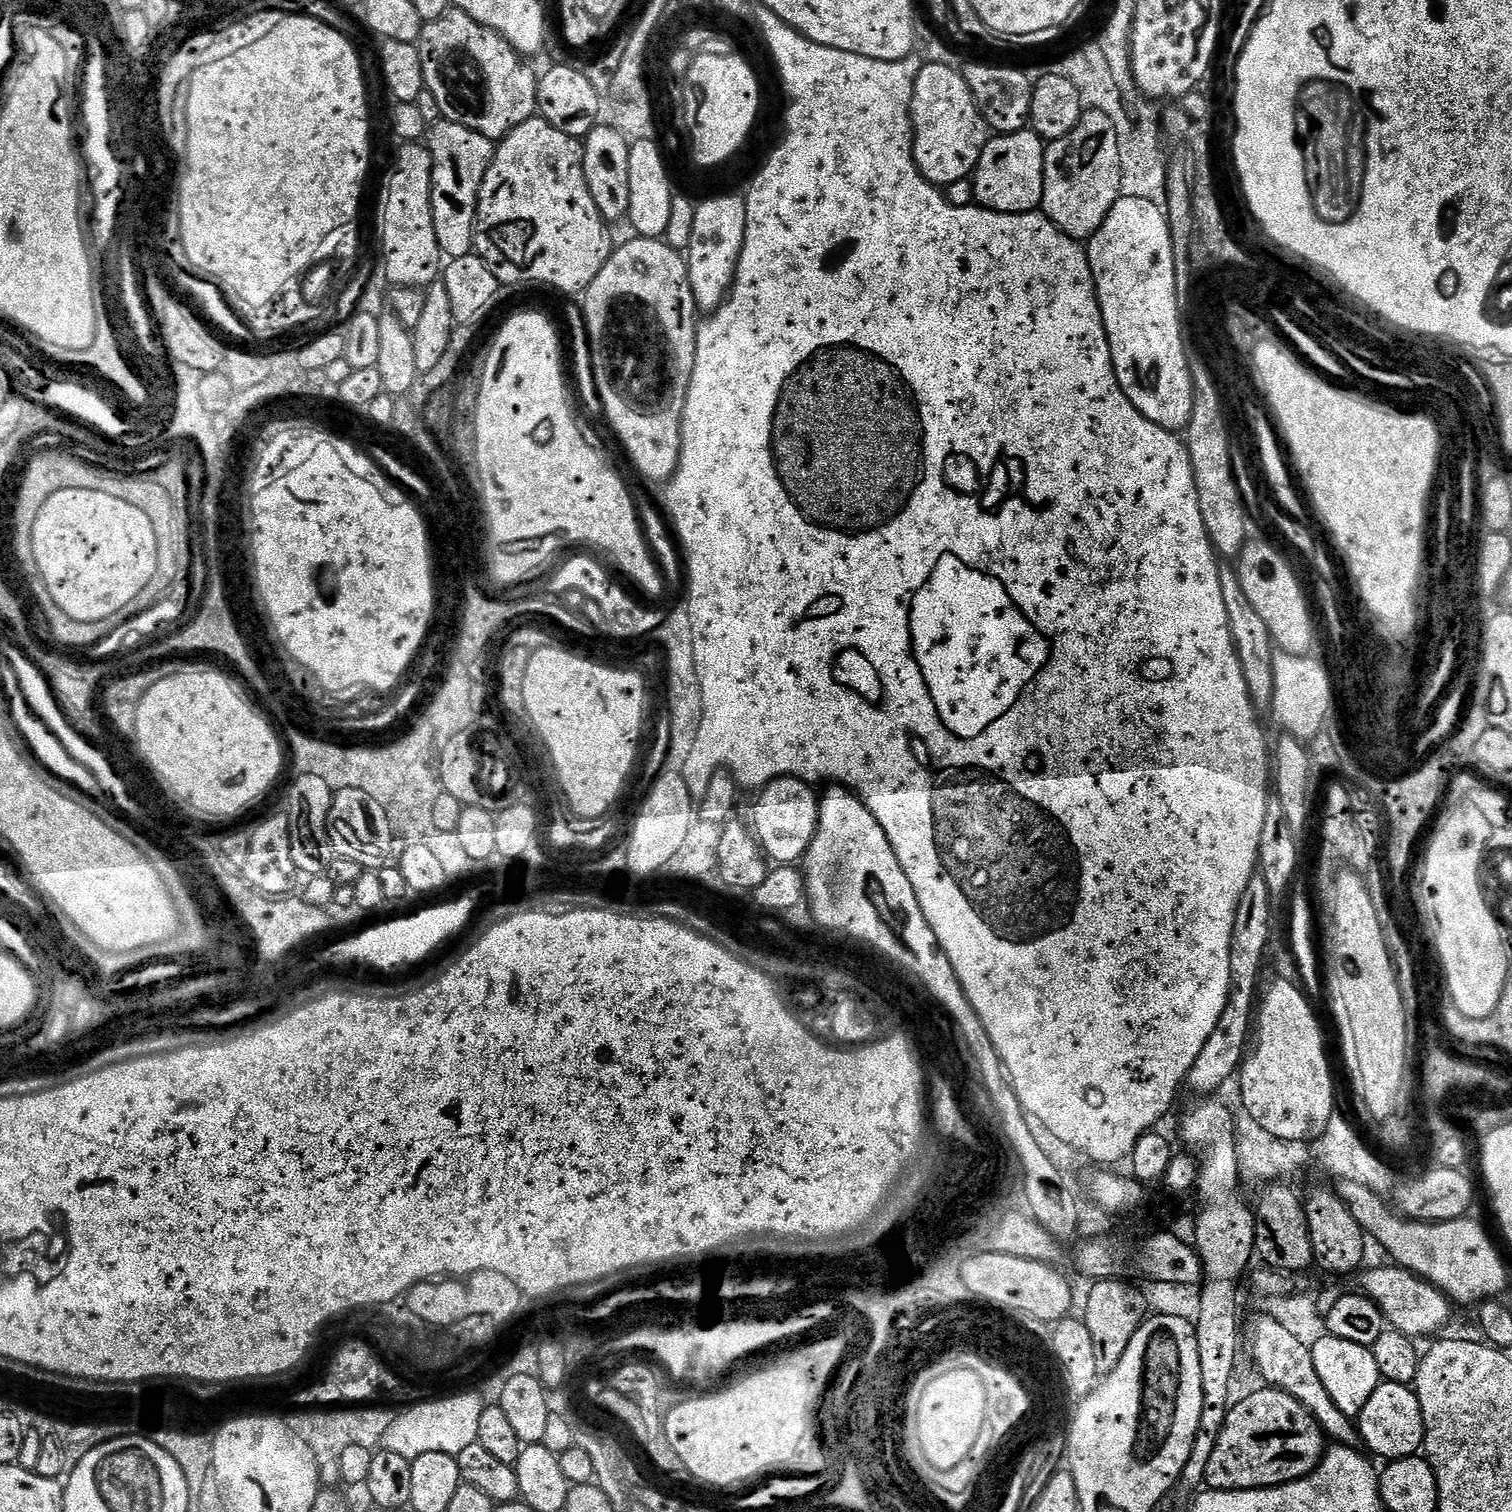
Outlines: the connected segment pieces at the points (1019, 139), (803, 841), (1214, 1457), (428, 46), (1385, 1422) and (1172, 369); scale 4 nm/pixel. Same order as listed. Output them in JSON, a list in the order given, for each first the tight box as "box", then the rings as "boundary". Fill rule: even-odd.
[{"box":[974,130,1044,212],"boundary":[[[1032,130],[996,134],[989,139],[986,159],[980,160],[974,173],[975,203],[991,212],[1035,212],[1044,203],[1044,152],[1036,152],[1032,144]]]},{"box":[752,776,820,866],"boundary":[[[792,776],[782,777],[779,780],[772,780],[767,784],[766,787],[759,793],[760,796],[756,800],[756,813],[753,814],[752,820],[756,823],[756,828],[754,827],[754,834],[759,840],[761,847],[764,849],[769,861],[775,862],[780,866],[792,866],[797,862],[803,861],[804,857],[808,855],[808,847],[811,846],[811,840],[816,837],[816,828],[819,826],[819,812],[820,812],[820,801],[818,799],[817,793],[812,793],[814,790],[811,783],[805,783],[803,780],[798,780]]]},{"box":[1204,1386,1326,1492],"boundary":[[[1271,1386],[1261,1389],[1250,1393],[1237,1403],[1235,1401],[1229,1407],[1222,1434],[1219,1435],[1214,1451],[1210,1454],[1204,1475],[1205,1485],[1211,1491],[1235,1492],[1242,1489],[1280,1487],[1315,1472],[1326,1454],[1325,1429],[1309,1410],[1289,1392]]]},{"box":[418,10,538,142],"boundary":[[[448,10],[442,16],[437,16],[433,20],[427,21],[422,30],[418,41],[420,49],[420,57],[422,58],[422,74],[424,75],[424,86],[430,90],[430,94],[434,94],[434,98],[438,102],[438,110],[441,117],[450,122],[458,122],[458,126],[466,126],[470,130],[474,130],[478,134],[482,134],[486,138],[490,138],[494,142],[499,142],[505,136],[510,135],[518,126],[522,126],[522,122],[533,119],[537,115],[536,106],[536,86],[538,83],[538,72],[531,68],[531,63],[526,62],[525,57],[521,56],[516,49],[510,46],[510,42],[506,42],[497,34],[493,28],[482,26],[478,22],[474,22],[474,18],[470,18],[470,14],[459,10]]]},{"box":[1358,1382,1423,1462],"boundary":[[[1381,1382],[1374,1390],[1374,1394],[1370,1394],[1370,1402],[1366,1402],[1366,1406],[1360,1411],[1358,1423],[1360,1423],[1360,1436],[1373,1457],[1385,1456],[1385,1461],[1391,1462],[1415,1456],[1423,1449],[1422,1406],[1415,1391],[1407,1384]]]},{"box":[1086,194,1196,433],"boundary":[[[1132,194],[1125,195],[1114,202],[1110,214],[1106,214],[1100,229],[1092,235],[1091,240],[1087,241],[1086,251],[1088,261],[1090,262],[1090,270],[1092,271],[1092,280],[1096,284],[1096,297],[1100,303],[1100,313],[1104,319],[1104,329],[1110,342],[1112,365],[1116,371],[1116,377],[1120,383],[1121,390],[1126,394],[1126,398],[1131,404],[1150,422],[1162,426],[1167,432],[1179,433],[1181,430],[1187,429],[1192,417],[1192,411],[1196,405],[1196,398],[1194,387],[1192,388],[1192,368],[1188,365],[1188,348],[1184,345],[1184,324],[1180,321],[1182,311],[1178,306],[1178,298],[1175,292],[1174,246],[1172,245],[1171,226],[1168,224],[1165,209],[1155,205],[1154,202],[1147,201],[1146,198],[1136,198]]]}]

